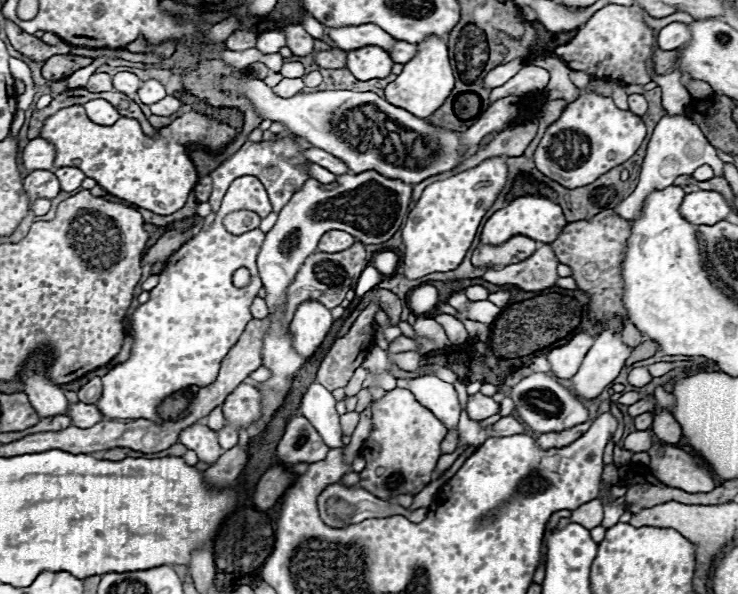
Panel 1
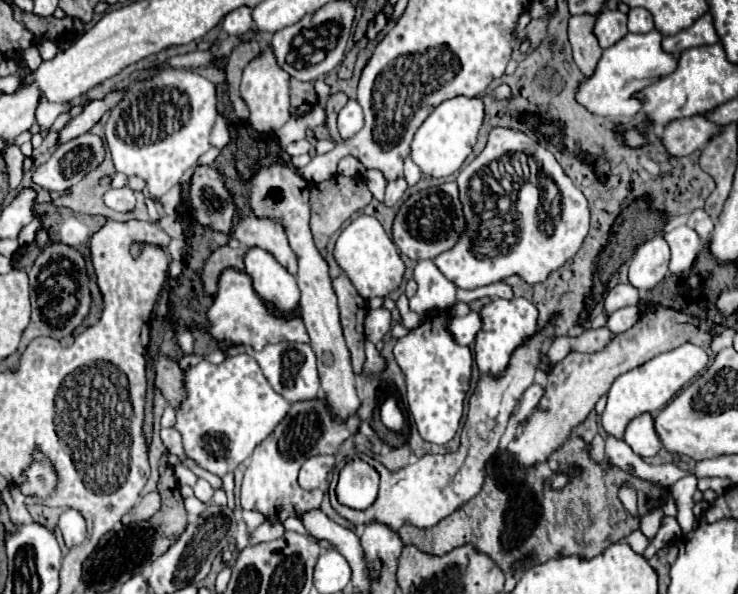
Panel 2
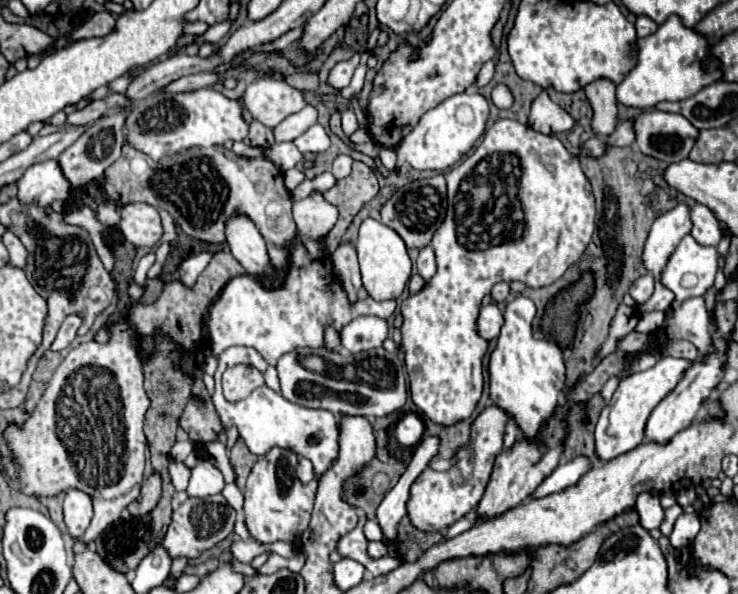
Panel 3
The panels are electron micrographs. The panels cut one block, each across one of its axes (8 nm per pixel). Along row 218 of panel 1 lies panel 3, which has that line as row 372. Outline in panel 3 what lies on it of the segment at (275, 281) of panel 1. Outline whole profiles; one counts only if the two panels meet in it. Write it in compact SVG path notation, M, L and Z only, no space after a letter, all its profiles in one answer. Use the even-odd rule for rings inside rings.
M298 348L290 354L284 354L278 364L280 392L286 400L306 406L320 408L332 414L358 414L358 416L386 416L406 402L406 372L404 362L398 354L390 354L384 348L374 348L358 354L338 354L328 352L326 348L310 350ZM306 356L320 356L324 362L322 372L306 368Z

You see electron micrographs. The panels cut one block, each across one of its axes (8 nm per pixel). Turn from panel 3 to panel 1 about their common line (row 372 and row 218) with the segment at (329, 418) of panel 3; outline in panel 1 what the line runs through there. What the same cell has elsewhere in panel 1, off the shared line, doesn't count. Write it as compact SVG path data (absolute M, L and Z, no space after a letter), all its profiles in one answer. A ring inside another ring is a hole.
M240 176L232 182L216 212L216 220L166 260L160 282L150 290L148 302L140 304L130 316L130 334L134 340L130 358L102 376L104 392L96 406L106 418L162 420L158 406L164 398L190 386L202 388L212 384L214 376L218 376L224 356L252 320L250 304L262 288L256 256L266 234L262 230L240 236L226 232L222 220L236 210L250 210L262 218L272 212L267 191L258 178ZM238 268L248 268L250 272L250 284L244 288L232 284Z

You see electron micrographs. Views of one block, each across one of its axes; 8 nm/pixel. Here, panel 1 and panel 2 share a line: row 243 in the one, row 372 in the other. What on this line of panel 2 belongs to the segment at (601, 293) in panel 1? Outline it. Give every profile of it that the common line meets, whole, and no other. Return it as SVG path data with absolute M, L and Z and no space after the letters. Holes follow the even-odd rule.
M648 308L640 316L640 320L626 332L618 334L606 350L598 354L580 354L570 352L562 362L554 366L554 370L548 374L548 382L544 388L544 396L534 410L532 416L526 418L516 438L510 442L508 450L518 466L524 470L546 462L576 430L578 424L586 420L586 416L594 410L600 396L604 396L612 382L626 374L632 368L642 366L644 362L652 360L654 356L662 352L670 352L686 342L704 346L710 342L710 324L704 320L696 320L688 314L682 314L672 308Z

